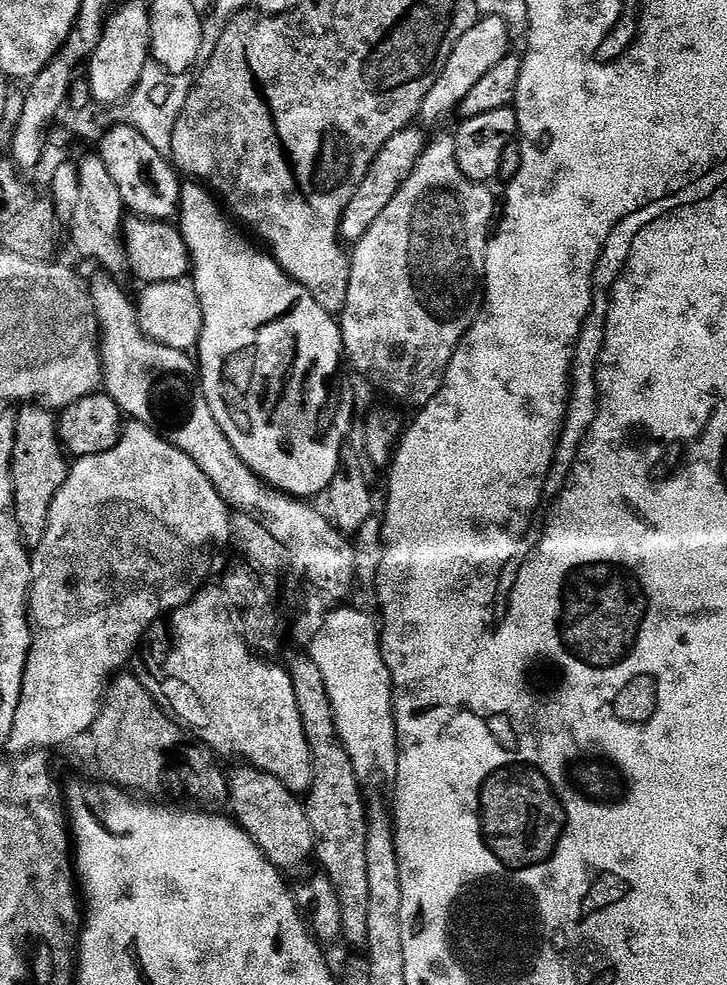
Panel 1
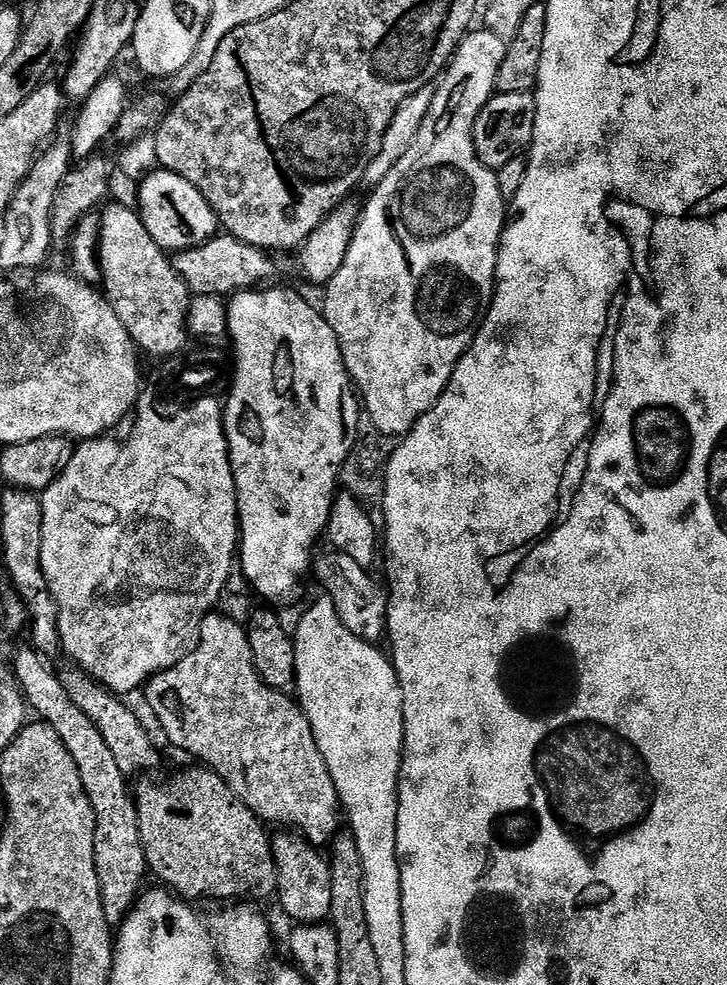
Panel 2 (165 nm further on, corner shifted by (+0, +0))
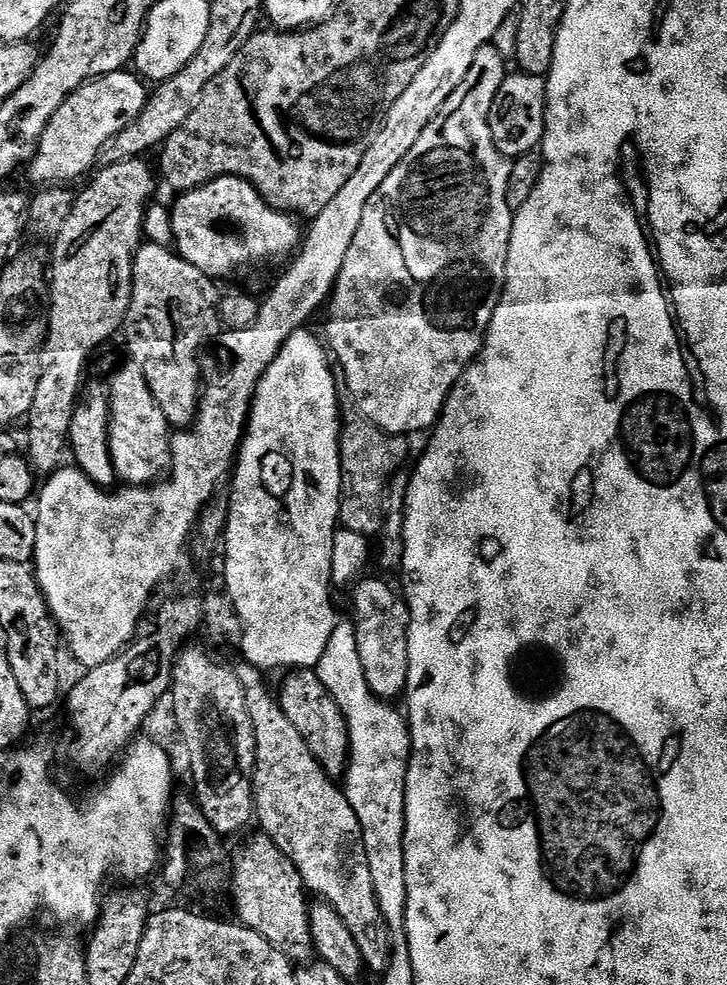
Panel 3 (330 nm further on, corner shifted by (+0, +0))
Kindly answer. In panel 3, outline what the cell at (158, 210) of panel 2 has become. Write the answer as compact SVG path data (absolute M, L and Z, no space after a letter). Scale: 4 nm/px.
M223 176L201 188L191 188L177 195L170 211L175 251L190 266L198 266L202 274L213 278L232 276L239 268L267 260L287 261L302 243L302 228L296 225L299 223L288 213L272 208L241 176Z

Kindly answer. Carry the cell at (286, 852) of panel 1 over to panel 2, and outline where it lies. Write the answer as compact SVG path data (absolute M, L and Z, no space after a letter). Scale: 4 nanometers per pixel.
M280 830L271 837L274 866L276 867L276 891L278 901L286 915L296 924L322 924L331 917L330 878L332 865L319 847L309 840L297 838L291 831Z

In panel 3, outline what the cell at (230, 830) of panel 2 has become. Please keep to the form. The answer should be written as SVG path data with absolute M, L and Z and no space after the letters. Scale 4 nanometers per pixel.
M256 834L237 856L235 853L230 864L231 896L236 903L235 919L239 923L262 934L270 946L286 954L286 958L297 965L303 966L313 959L309 893L294 862L290 862L290 858L286 858L268 836Z

